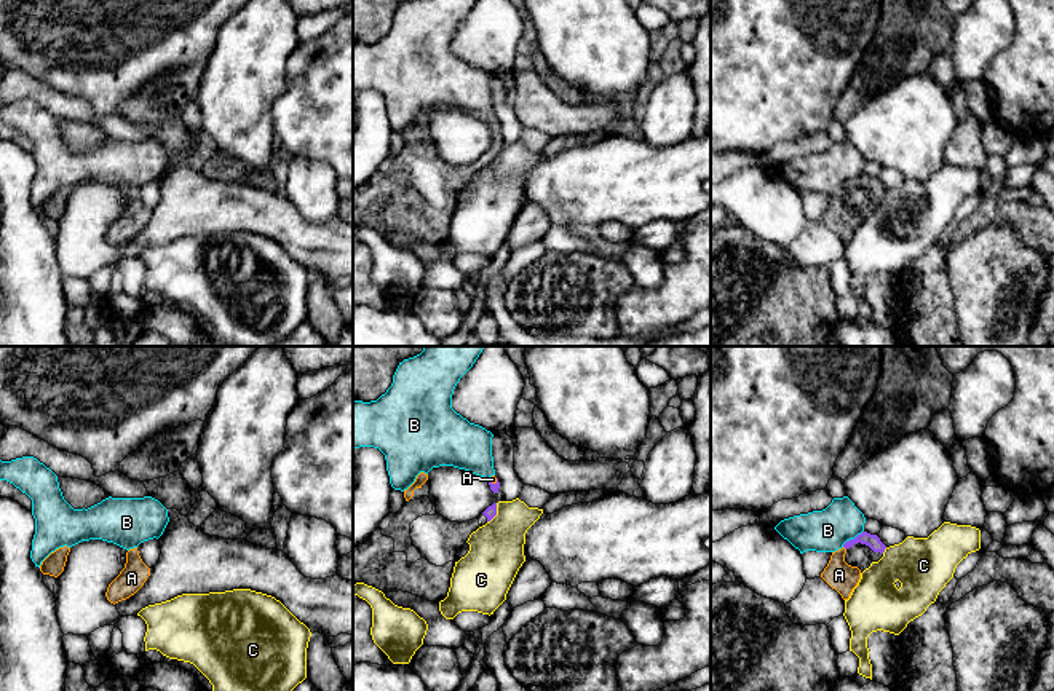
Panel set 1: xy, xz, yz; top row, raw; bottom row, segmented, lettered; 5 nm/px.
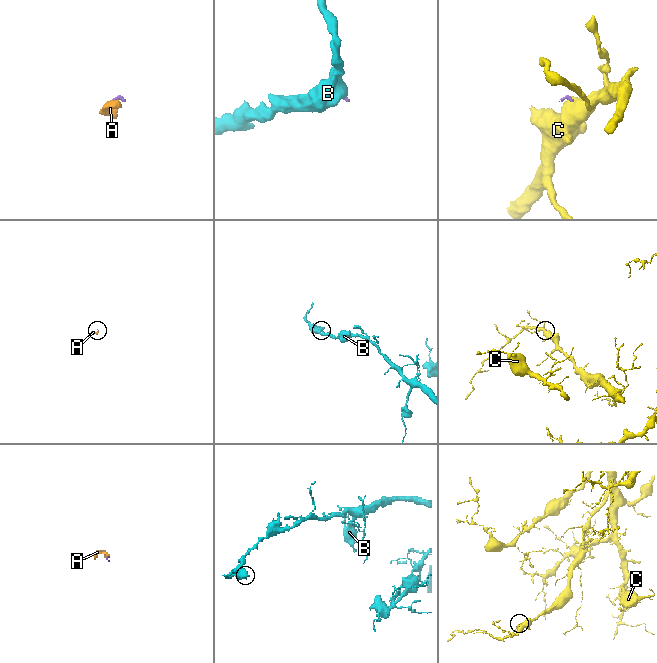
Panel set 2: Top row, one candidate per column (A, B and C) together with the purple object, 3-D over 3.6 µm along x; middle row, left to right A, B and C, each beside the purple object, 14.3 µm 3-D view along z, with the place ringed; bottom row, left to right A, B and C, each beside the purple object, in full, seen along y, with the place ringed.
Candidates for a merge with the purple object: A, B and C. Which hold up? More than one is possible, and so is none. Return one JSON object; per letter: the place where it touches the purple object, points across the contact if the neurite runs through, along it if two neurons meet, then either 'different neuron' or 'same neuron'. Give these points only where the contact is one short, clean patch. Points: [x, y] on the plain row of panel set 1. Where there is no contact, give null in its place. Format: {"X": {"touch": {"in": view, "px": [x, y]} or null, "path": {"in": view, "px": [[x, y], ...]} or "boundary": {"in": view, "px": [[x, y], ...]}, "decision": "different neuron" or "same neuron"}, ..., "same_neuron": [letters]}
{"A": {"touch": {"in": "xz", "px": [494, 126]}, "path": {"in": "xz", "px": [[494, 130], [494, 126], [492, 122]]}, "decision": "same neuron"}, "B": {"touch": {"in": "yz", "px": [851, 182]}, "boundary": {"in": "yz", "px": [[863, 173], [842, 189]]}, "decision": "different neuron"}, "C": {"touch": {"in": "xz", "px": [495, 155]}, "boundary": {"in": "xz", "px": [[497, 146], [497, 155], [487, 165]]}, "decision": "different neuron"}, "same_neuron": ["A"]}

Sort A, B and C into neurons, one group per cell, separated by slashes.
A / B / C

